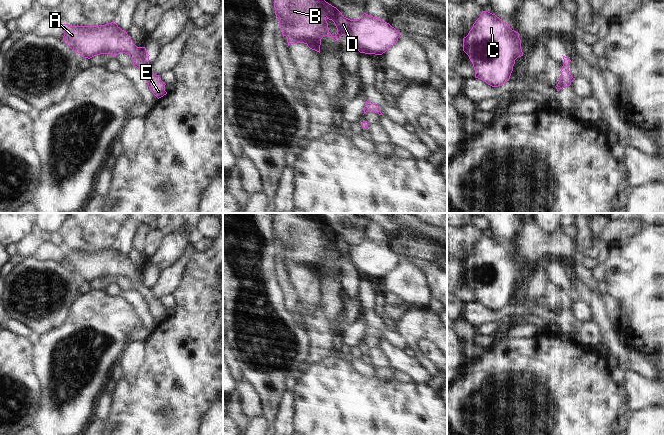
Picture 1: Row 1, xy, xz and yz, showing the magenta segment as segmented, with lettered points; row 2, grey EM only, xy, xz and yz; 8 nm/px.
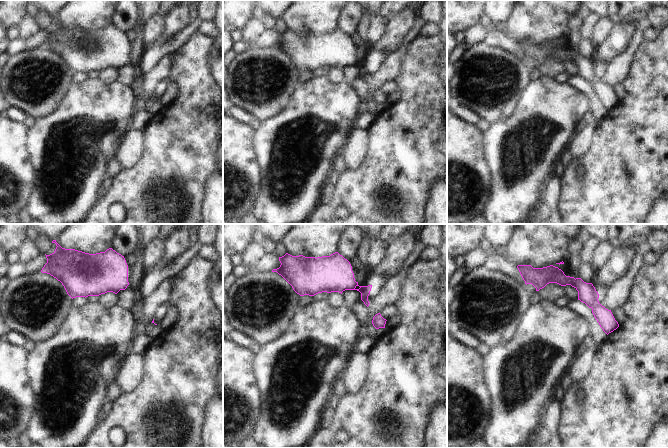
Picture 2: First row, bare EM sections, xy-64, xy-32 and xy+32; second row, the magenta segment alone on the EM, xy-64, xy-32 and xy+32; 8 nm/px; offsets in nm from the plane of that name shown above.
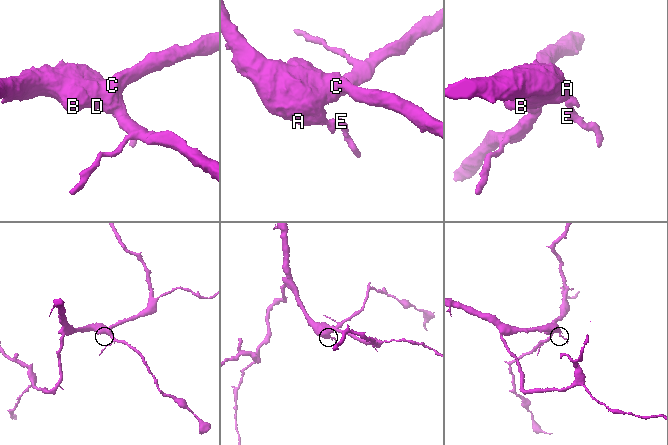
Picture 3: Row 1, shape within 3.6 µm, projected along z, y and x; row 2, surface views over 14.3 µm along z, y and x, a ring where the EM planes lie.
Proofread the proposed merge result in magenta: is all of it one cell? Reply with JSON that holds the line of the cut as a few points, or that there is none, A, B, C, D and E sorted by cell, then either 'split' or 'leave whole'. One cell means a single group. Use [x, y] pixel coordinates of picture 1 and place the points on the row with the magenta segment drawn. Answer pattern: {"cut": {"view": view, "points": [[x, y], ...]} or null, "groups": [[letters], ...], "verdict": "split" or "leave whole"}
{"cut": null, "groups": [["A", "B", "C", "D", "E"]], "verdict": "leave whole"}

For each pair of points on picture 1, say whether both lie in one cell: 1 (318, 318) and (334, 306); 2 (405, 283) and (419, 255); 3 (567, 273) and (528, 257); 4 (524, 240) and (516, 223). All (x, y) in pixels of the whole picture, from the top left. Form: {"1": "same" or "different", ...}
{"1": "different", "2": "different", "3": "different", "4": "different"}

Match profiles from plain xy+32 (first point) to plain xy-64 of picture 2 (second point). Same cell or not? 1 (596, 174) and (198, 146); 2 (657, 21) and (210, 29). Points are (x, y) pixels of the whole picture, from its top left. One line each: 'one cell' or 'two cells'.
1: one cell
2: two cells

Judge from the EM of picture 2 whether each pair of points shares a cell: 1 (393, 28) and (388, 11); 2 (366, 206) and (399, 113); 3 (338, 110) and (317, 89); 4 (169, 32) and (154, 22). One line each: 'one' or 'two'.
1: two
2: one
3: one
4: two

